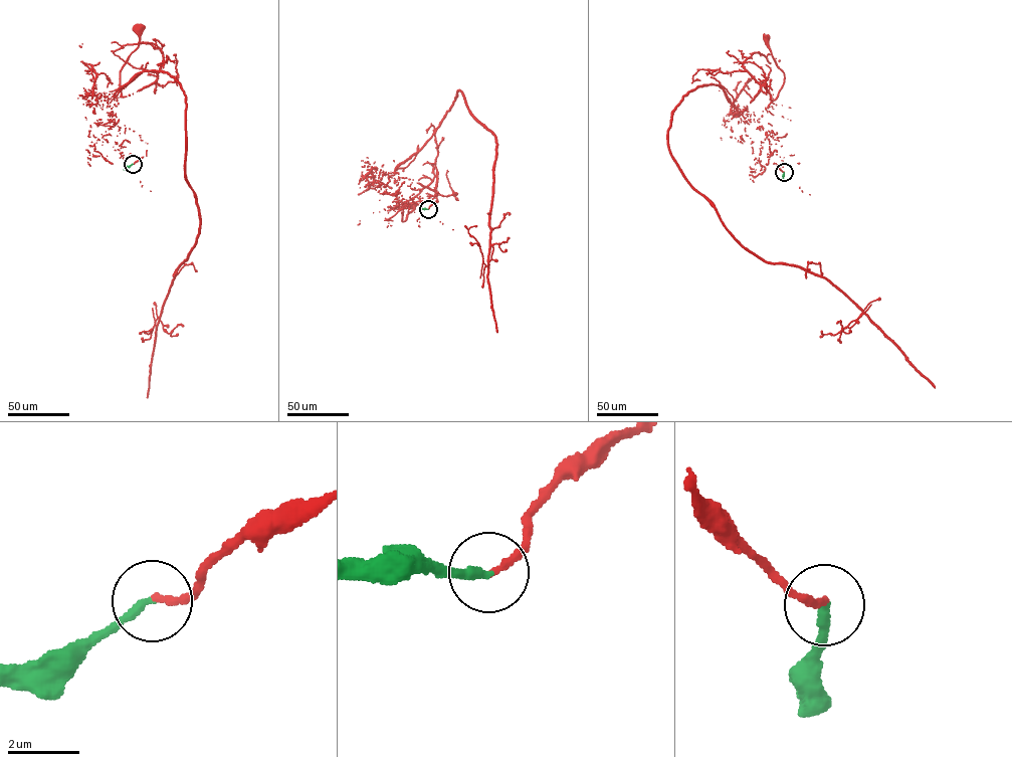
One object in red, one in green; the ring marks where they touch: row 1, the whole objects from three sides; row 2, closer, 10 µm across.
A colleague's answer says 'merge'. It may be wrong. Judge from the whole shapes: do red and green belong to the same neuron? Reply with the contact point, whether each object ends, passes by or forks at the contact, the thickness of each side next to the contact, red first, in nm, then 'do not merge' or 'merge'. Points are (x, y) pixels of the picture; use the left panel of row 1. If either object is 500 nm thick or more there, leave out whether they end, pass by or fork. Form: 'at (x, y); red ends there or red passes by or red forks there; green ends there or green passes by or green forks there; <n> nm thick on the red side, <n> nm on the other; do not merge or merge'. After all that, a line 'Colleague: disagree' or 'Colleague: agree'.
at (133, 164); red ends there; green ends there; 190 nm thick on the red side, 240 nm on the other; do not merge
Colleague: disagree

